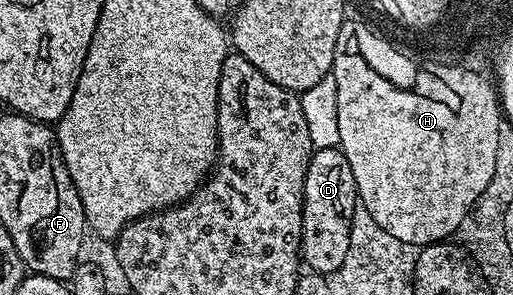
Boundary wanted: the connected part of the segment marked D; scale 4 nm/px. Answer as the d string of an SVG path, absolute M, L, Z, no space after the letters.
M339 147L317 148L312 153L302 206L302 234L300 235L300 258L311 271L336 268L343 260L347 248L347 216L351 206L357 206L358 198L352 194L350 165L338 154Z

